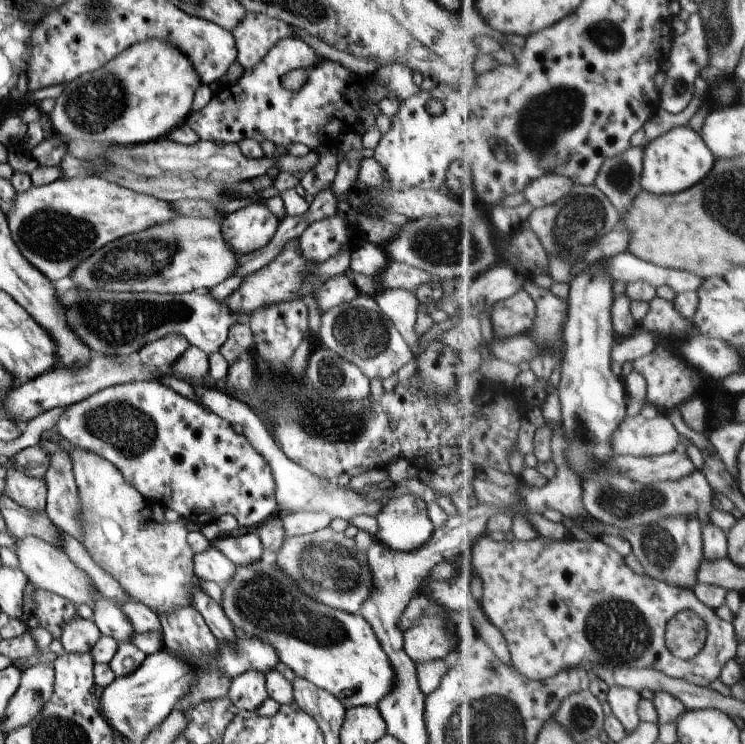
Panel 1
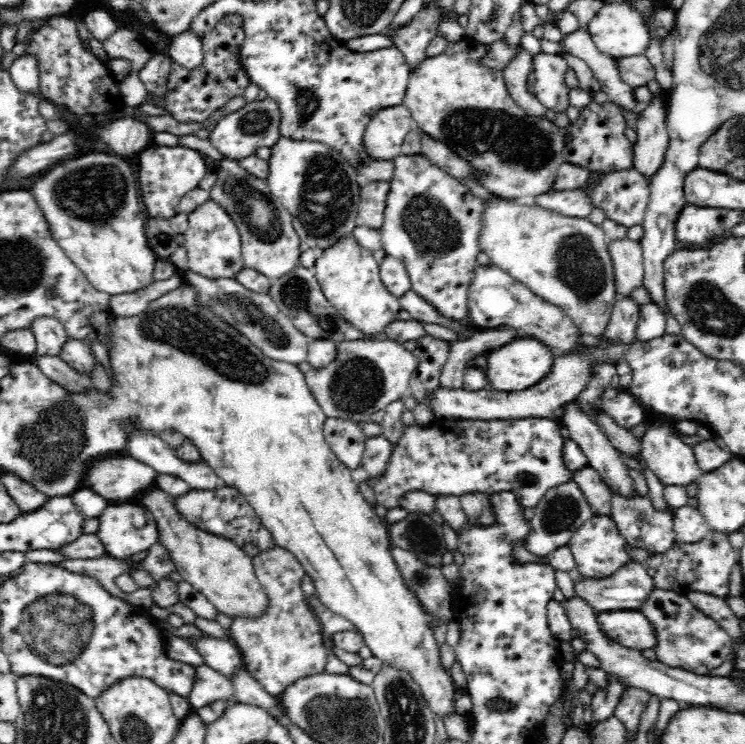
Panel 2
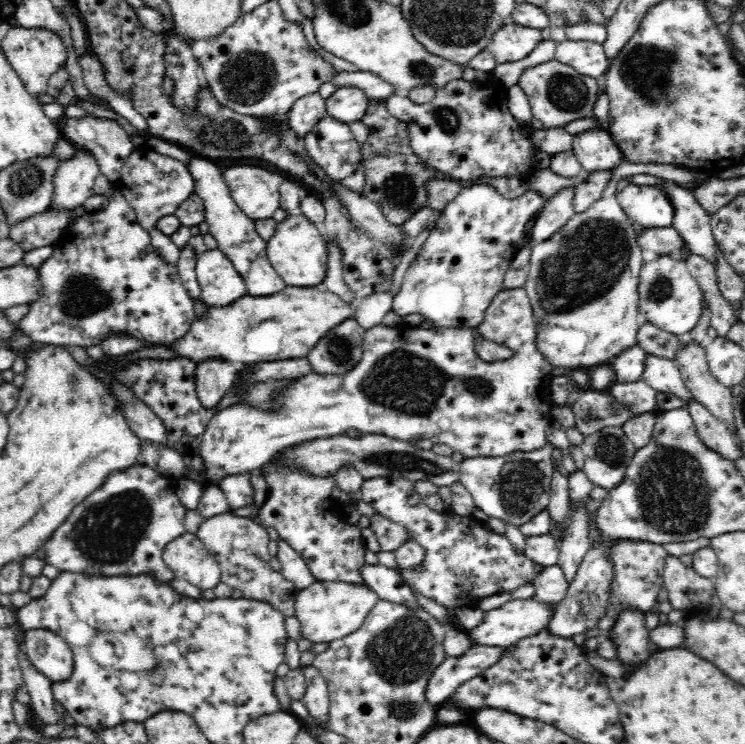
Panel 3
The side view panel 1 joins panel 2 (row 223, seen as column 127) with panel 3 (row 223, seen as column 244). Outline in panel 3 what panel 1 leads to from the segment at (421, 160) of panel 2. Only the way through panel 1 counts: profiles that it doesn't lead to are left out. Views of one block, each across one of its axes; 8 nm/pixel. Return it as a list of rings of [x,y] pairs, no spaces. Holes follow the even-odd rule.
[[[470,181],[458,196],[443,208],[443,215],[430,231],[417,257],[408,267],[400,292],[393,296],[391,310],[404,318],[408,314],[422,314],[428,325],[474,328],[478,326],[492,300],[504,289],[503,280],[516,252],[526,242],[526,223],[542,210],[546,198],[539,192],[515,199],[502,196],[488,181]]]

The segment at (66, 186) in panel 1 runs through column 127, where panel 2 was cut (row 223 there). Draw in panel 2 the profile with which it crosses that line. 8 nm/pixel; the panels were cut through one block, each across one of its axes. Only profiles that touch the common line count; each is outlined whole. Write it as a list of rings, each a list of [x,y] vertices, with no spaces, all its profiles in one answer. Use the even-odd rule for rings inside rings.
[[[208,200],[206,204],[200,205],[200,208],[196,208],[194,212],[190,213],[188,230],[183,235],[185,238],[183,245],[187,250],[188,269],[212,278],[234,277],[245,267],[241,255],[241,236],[235,221],[213,200]]]

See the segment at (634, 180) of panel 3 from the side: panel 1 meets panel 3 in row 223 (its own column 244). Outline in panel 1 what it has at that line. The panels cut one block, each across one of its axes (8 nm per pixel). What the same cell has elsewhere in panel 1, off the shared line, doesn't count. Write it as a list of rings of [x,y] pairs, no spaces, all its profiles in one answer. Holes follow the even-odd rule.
[[[245,671],[234,676],[230,679],[226,697],[237,711],[256,711],[268,697],[264,673]]]

